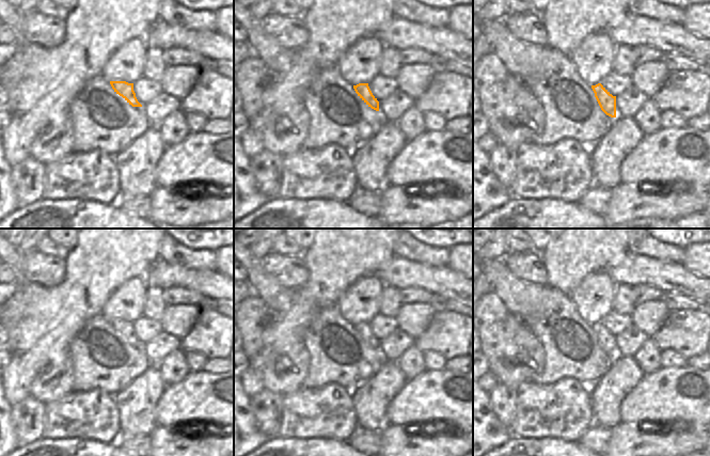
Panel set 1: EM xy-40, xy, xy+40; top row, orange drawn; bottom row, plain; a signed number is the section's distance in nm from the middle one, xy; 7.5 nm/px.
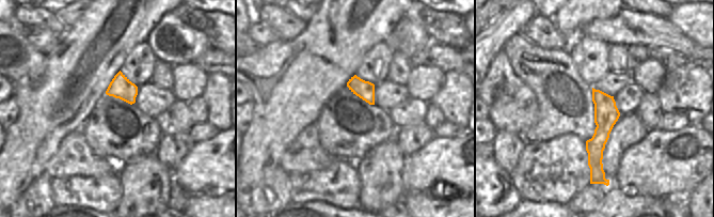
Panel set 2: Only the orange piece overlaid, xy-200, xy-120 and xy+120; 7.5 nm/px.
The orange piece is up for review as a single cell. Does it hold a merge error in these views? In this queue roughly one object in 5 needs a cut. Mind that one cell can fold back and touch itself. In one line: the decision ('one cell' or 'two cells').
one cell

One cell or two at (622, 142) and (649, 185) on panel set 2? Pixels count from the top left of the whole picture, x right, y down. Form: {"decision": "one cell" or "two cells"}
{"decision": "two cells"}

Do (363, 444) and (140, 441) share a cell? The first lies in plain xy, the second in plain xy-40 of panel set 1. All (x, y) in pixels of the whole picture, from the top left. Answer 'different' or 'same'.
same

